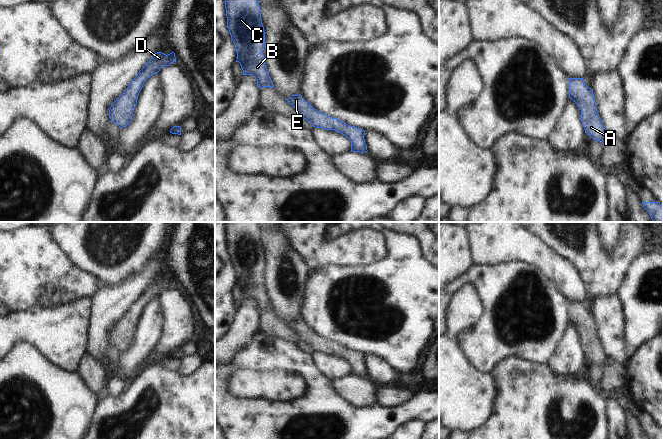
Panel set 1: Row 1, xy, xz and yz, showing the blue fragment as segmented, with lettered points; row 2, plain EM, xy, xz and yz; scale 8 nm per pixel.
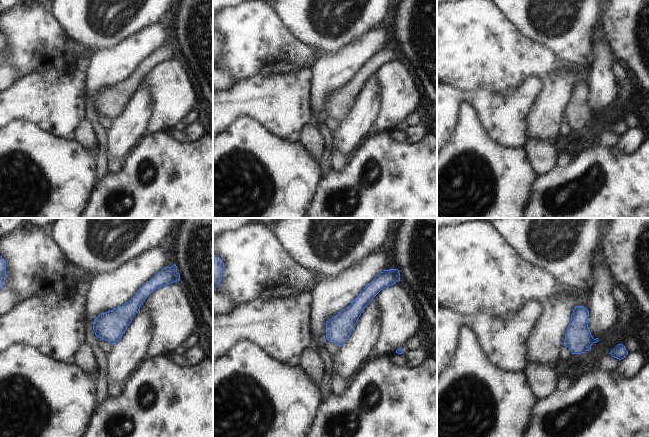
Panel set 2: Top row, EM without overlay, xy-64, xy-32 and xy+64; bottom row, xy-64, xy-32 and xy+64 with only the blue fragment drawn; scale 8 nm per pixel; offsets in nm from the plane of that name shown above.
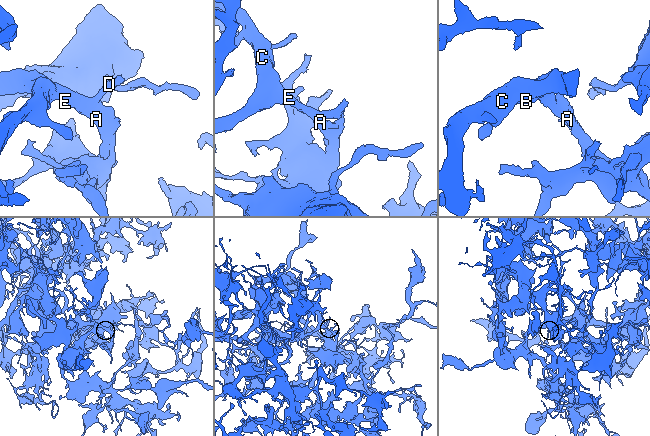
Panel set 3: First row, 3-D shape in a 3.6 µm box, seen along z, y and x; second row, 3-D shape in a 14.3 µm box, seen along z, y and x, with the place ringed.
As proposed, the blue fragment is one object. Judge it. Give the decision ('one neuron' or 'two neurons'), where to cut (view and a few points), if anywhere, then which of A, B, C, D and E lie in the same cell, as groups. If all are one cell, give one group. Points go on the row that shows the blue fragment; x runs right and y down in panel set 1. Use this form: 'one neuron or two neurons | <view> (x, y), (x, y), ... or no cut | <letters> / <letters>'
one neuron | no cut | A B C D E

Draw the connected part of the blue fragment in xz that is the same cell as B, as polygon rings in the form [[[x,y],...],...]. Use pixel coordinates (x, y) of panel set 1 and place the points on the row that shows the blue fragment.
[[[225,0],[225,9],[243,75],[253,75],[259,89],[274,88],[264,61],[265,31],[259,0]]]

